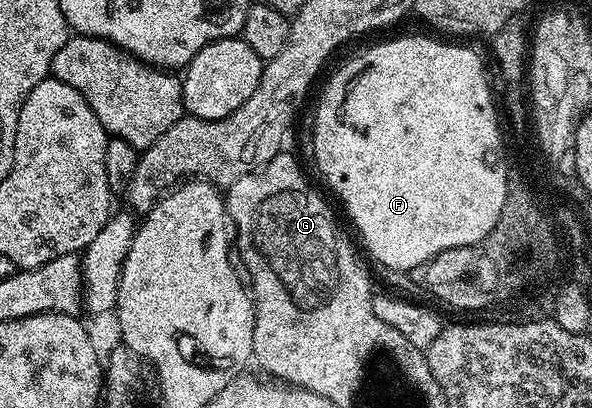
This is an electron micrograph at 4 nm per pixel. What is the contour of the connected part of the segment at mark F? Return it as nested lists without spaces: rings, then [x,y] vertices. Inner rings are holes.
[[[389,38],[386,42],[377,42],[374,46],[359,51],[354,58],[347,59],[330,76],[329,83],[317,102],[317,115],[313,118],[313,158],[317,161],[326,184],[341,197],[341,202],[345,205],[354,228],[361,233],[370,256],[389,270],[410,272],[417,265],[432,261],[439,253],[481,242],[495,228],[504,200],[507,199],[506,158],[497,119],[497,106],[489,91],[489,82],[485,79],[485,66],[475,51],[468,50],[465,46],[440,42],[437,38]]]

